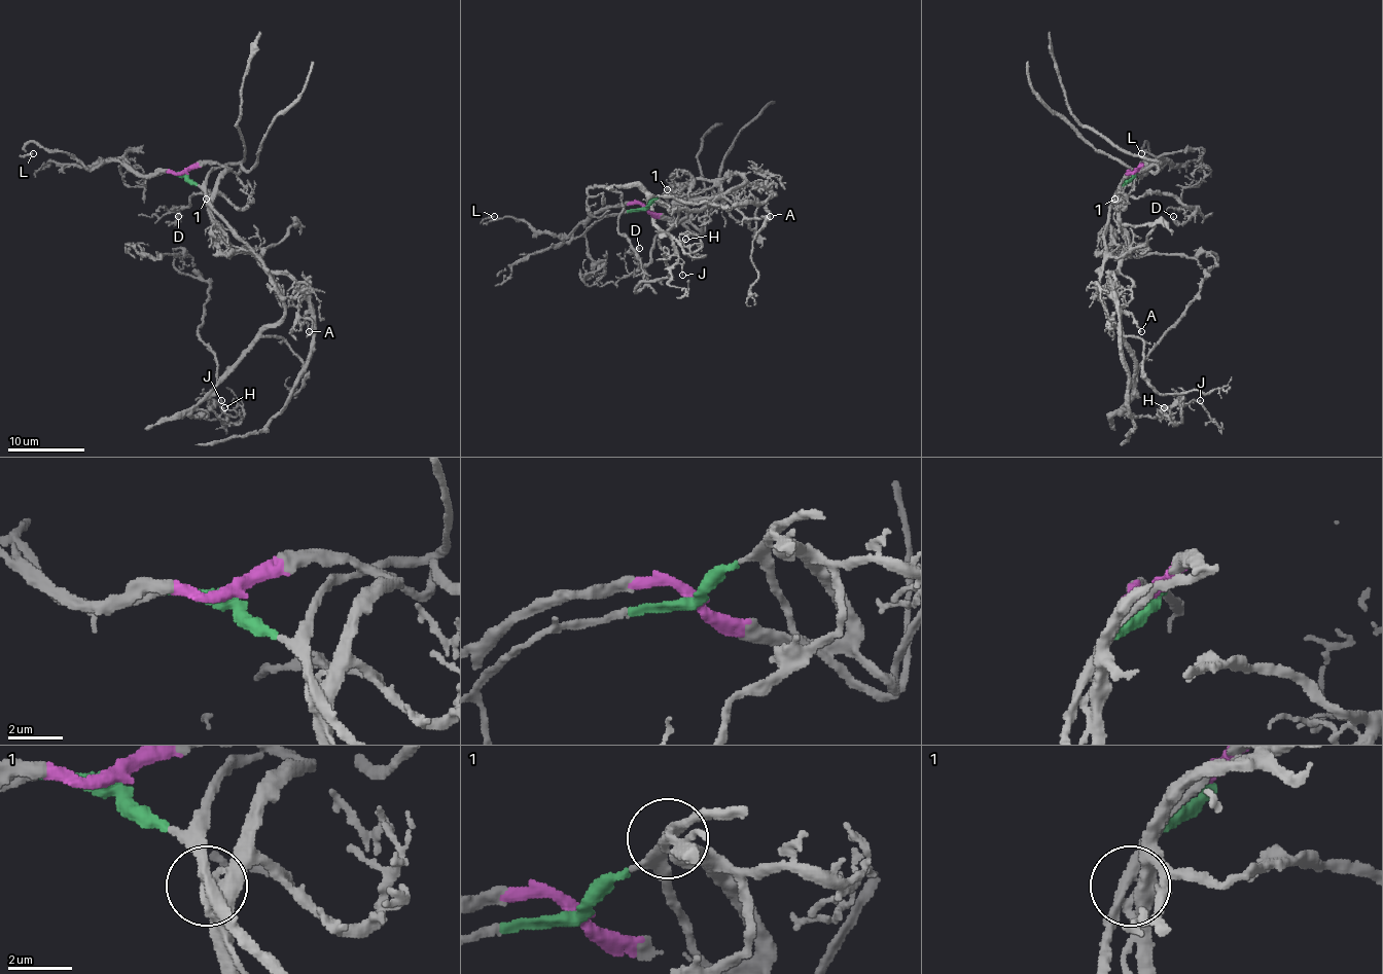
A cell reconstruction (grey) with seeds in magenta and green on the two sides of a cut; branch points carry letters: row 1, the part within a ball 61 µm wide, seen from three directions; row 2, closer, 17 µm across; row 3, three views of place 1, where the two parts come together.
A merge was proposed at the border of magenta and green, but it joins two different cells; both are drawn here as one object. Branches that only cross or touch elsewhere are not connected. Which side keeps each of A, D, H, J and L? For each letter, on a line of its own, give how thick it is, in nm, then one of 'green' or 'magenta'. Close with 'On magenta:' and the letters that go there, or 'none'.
A: 160 nm | magenta
D: 170 nm | magenta
H: 240 nm | green
J: 100 nm | green
L: 150 nm | magenta
On magenta: A, D, L

